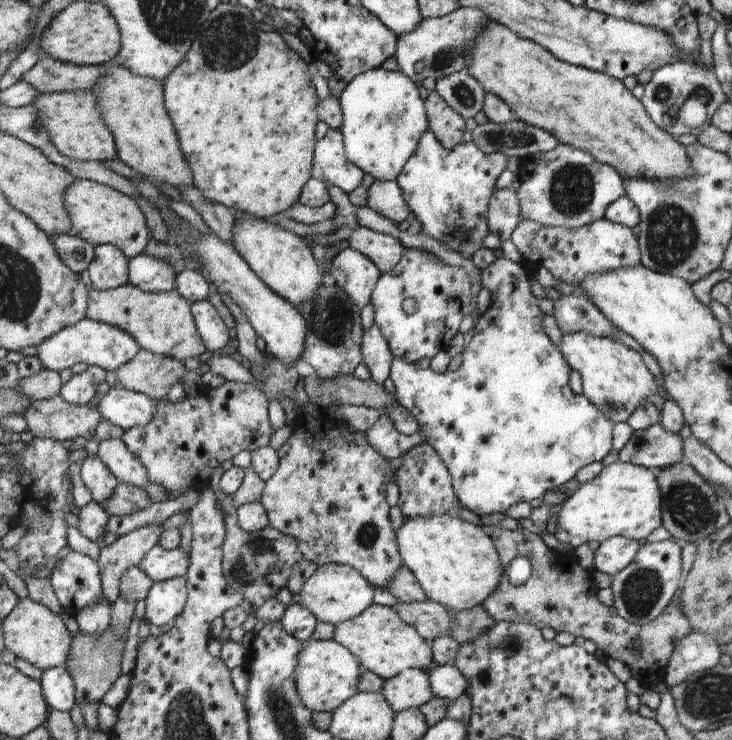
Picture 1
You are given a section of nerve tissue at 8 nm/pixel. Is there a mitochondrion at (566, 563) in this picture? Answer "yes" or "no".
no

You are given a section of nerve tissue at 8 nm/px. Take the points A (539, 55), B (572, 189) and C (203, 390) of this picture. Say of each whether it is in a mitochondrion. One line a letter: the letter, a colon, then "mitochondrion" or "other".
A: other
B: mitochondrion
C: other

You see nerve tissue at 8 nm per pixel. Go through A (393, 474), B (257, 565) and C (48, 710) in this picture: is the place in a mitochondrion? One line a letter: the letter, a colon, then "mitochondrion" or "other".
A: other
B: mitochondrion
C: other

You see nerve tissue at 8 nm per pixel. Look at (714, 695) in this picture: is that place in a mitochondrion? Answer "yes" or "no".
yes

